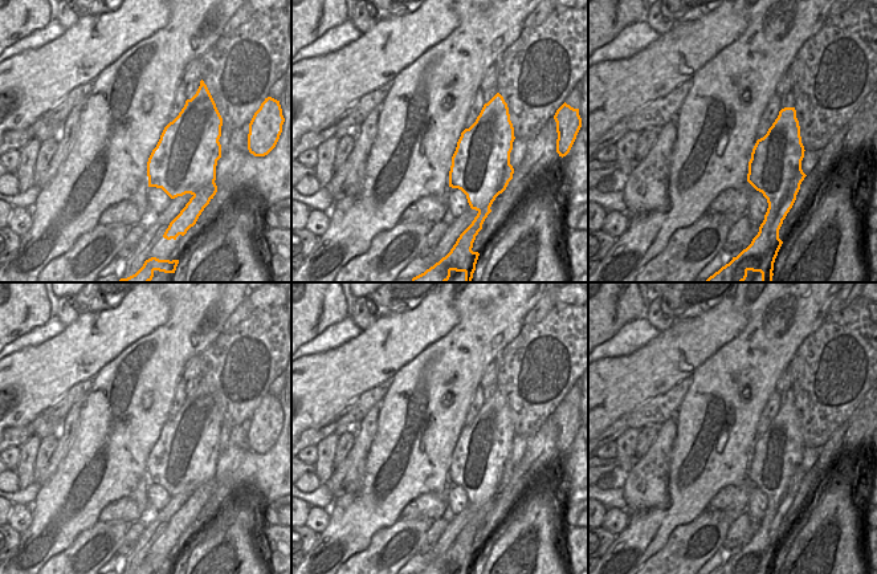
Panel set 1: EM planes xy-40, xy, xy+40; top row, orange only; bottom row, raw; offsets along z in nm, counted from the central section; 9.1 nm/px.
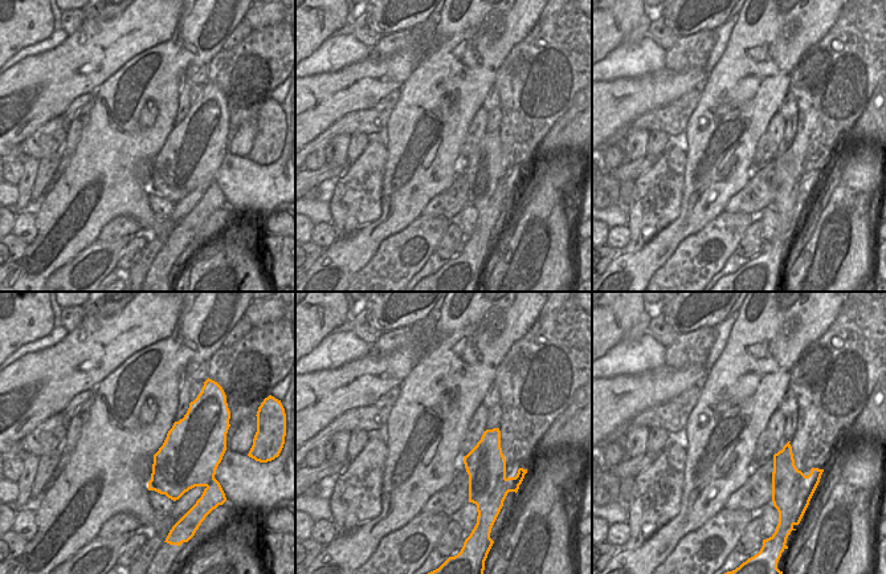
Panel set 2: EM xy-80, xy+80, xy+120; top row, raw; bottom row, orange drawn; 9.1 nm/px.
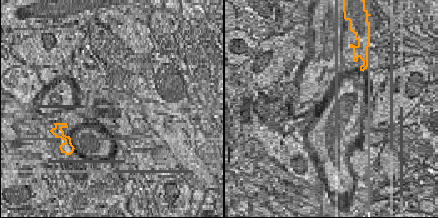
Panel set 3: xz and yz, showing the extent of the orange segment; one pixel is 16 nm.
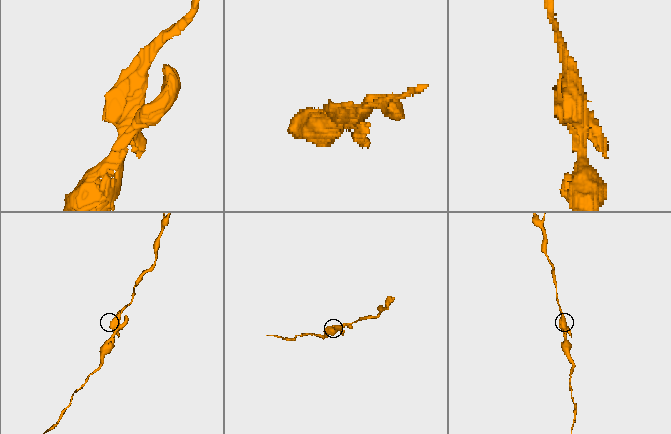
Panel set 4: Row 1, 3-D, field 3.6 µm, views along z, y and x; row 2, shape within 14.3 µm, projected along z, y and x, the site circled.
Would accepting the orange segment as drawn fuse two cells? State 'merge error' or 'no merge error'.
merge error

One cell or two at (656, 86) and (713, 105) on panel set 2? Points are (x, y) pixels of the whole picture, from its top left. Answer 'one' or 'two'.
two

